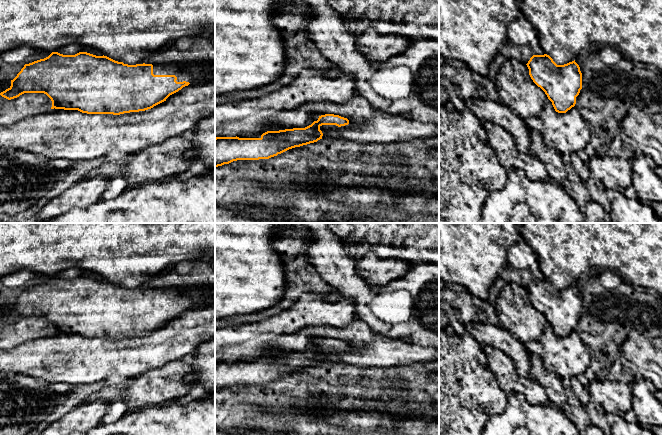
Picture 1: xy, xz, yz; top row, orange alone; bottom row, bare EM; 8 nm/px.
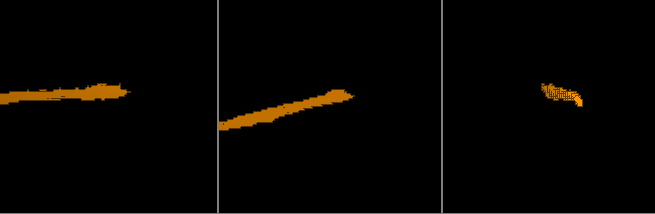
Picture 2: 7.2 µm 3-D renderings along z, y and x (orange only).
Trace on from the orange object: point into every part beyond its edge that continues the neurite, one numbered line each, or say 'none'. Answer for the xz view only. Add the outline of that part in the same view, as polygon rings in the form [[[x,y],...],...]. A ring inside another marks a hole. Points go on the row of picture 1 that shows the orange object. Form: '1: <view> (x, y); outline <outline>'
none

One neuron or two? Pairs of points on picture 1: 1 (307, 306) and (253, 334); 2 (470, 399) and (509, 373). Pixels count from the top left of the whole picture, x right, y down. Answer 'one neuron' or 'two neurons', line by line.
1: one neuron
2: two neurons

